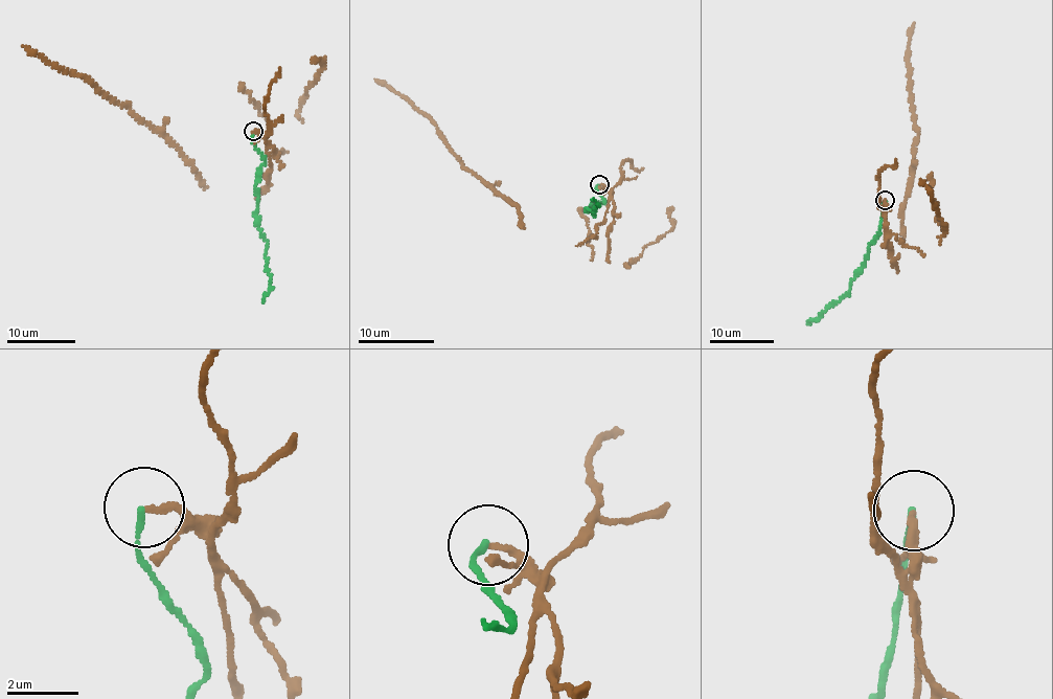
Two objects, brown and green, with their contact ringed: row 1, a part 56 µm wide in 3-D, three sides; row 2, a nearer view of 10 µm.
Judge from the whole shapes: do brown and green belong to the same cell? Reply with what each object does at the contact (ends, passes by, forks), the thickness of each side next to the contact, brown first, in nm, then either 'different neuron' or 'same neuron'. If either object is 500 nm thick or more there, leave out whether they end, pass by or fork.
brown ends; green ends; calibres 170 and 170 nm; different neuron

